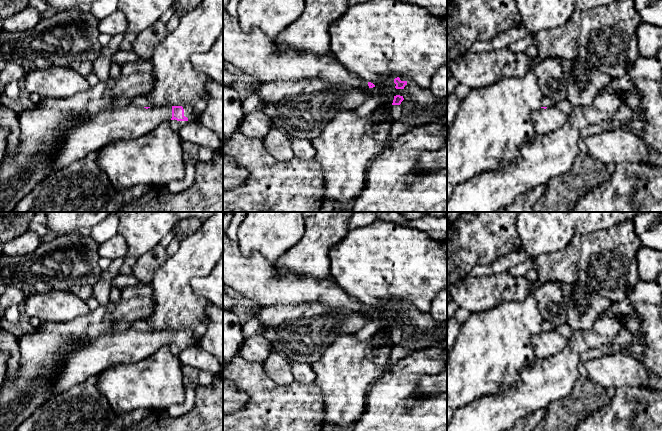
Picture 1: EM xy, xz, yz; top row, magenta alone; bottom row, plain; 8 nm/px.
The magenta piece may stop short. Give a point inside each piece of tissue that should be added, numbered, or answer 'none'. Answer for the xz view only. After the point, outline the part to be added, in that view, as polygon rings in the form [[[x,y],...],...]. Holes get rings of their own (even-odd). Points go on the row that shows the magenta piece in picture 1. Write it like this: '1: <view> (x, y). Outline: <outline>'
1: xz (254, 53). Outline: [[[223,8],[223,60],[232,63],[241,72],[258,78],[259,82],[298,81],[319,78],[333,84],[347,84],[366,96],[379,97],[379,108],[391,108],[392,121],[406,121],[403,105],[407,102],[415,109],[430,109],[442,103],[443,113],[434,116],[426,123],[447,125],[447,99],[437,97],[429,88],[414,84],[411,80],[400,78],[407,84],[402,89],[404,100],[400,105],[393,105],[394,96],[385,92],[373,94],[367,87],[368,82],[354,73],[347,71],[329,52],[315,56],[309,52],[297,52],[291,49],[280,49],[276,38],[267,37],[260,29],[245,33],[237,18],[231,17]]]

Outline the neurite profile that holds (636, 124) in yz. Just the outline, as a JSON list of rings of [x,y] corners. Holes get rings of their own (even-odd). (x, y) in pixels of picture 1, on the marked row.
[[[634,115],[632,119],[626,122],[625,126],[634,133],[637,133],[639,135],[642,134],[642,131],[644,129],[645,123],[641,118],[638,116]]]

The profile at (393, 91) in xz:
[[[376,86],[373,87],[373,88],[369,88],[370,91],[377,95],[377,94],[380,94],[382,92],[385,92],[385,93],[388,93],[388,94],[391,94],[393,96],[396,96],[396,95],[400,95],[400,96],[403,96],[404,92],[402,89],[396,89],[396,88],[390,88],[390,89],[386,89],[386,90],[381,90],[379,88],[377,88]]]

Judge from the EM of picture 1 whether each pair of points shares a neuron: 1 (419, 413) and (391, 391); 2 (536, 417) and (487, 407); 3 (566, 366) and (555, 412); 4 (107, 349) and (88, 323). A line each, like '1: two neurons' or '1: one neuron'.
1: one neuron
2: two neurons
3: two neurons
4: two neurons

